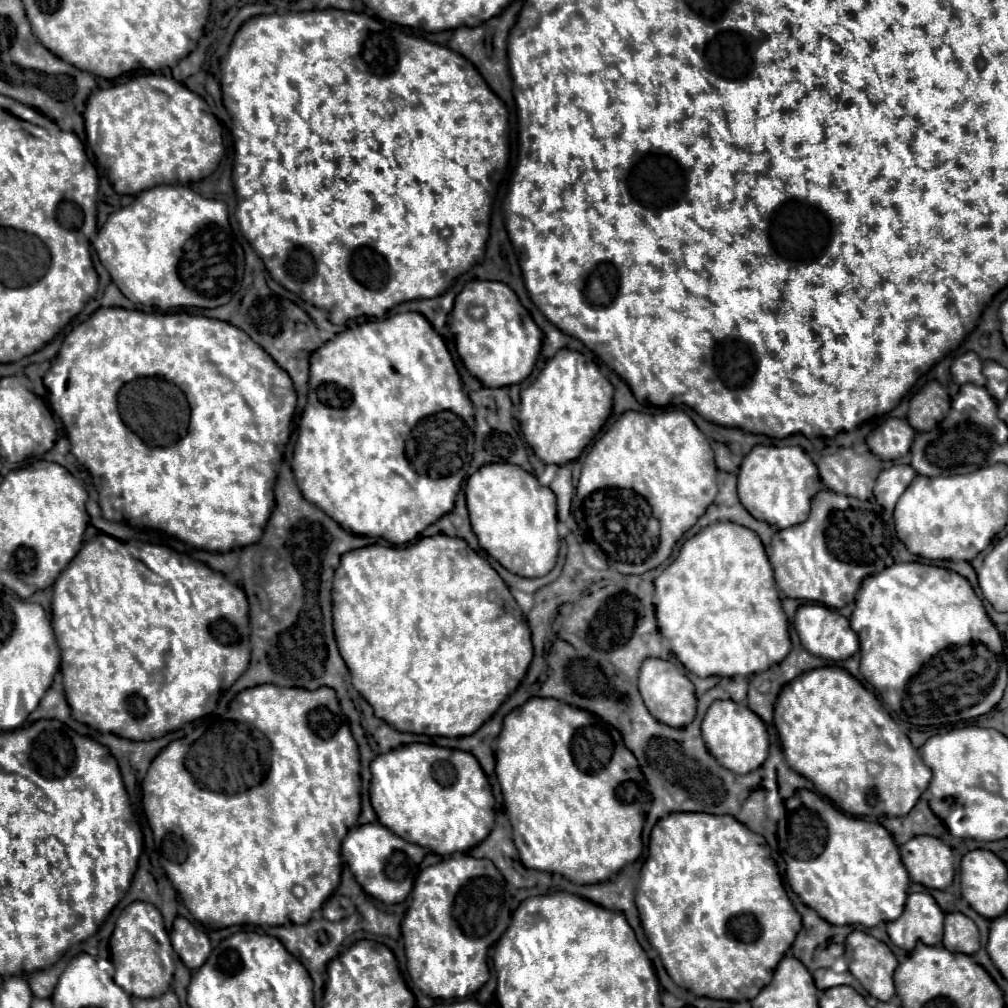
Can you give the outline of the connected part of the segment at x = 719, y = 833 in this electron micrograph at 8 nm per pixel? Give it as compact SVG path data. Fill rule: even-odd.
M669 813L661 817L649 835L649 855L641 869L635 895L647 941L665 953L669 977L699 997L725 1001L751 1001L769 981L781 957L801 929L801 915L791 905L779 871L769 859L767 841L731 815ZM661 905L661 913L653 909Z

